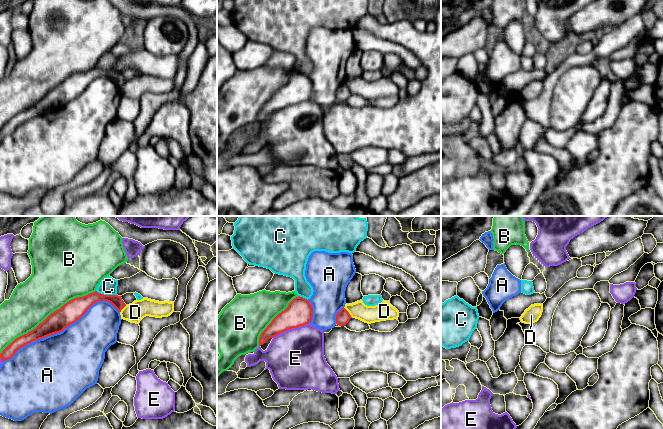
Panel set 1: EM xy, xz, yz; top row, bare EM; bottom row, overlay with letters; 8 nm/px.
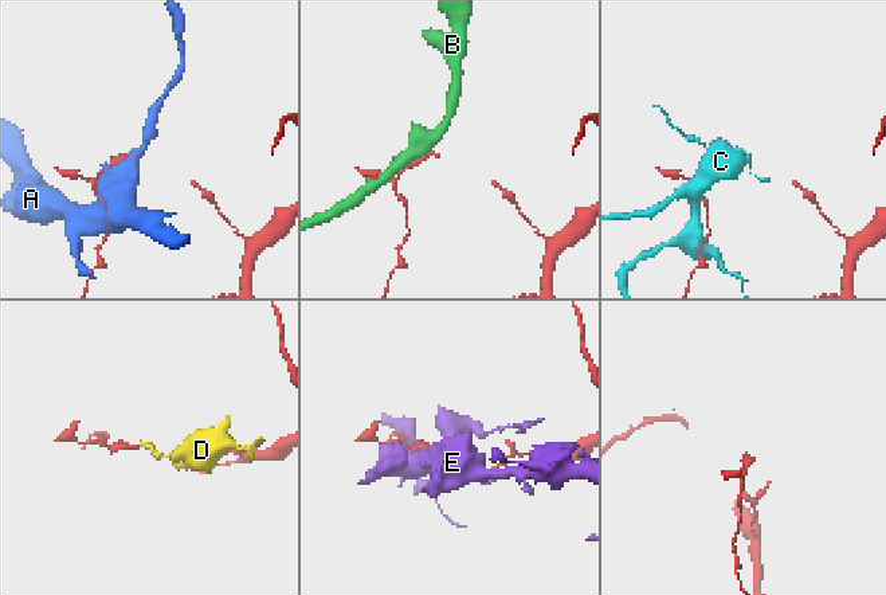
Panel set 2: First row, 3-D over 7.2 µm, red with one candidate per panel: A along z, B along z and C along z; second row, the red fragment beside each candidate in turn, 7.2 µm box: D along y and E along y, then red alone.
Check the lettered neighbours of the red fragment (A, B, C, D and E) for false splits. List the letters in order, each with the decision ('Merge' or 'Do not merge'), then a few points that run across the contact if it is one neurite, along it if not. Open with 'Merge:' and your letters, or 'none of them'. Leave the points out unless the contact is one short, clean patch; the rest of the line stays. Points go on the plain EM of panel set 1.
Merge: none of them
A: Do not merge
B: Do not merge
C: Do not merge
D: Do not merge. Line: xz (344, 83), (352, 93)
E: Do not merge

